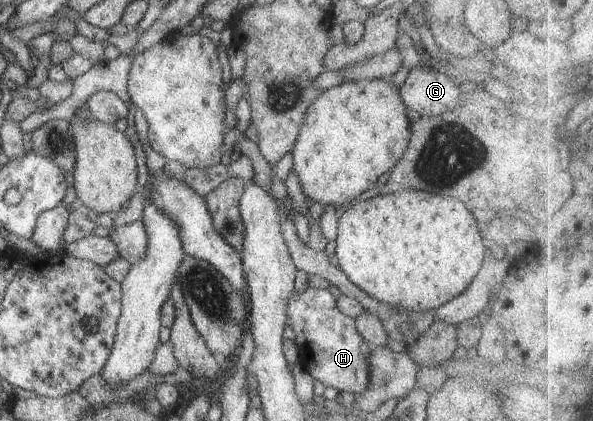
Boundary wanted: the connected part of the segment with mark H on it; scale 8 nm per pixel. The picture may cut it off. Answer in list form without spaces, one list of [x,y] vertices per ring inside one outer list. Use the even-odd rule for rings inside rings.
[[[308,287],[303,292],[292,291],[286,305],[287,324],[296,335],[299,359],[306,371],[323,385],[339,392],[360,395],[369,386],[369,357],[372,346],[356,329],[355,319],[337,308],[337,299],[325,289]]]

